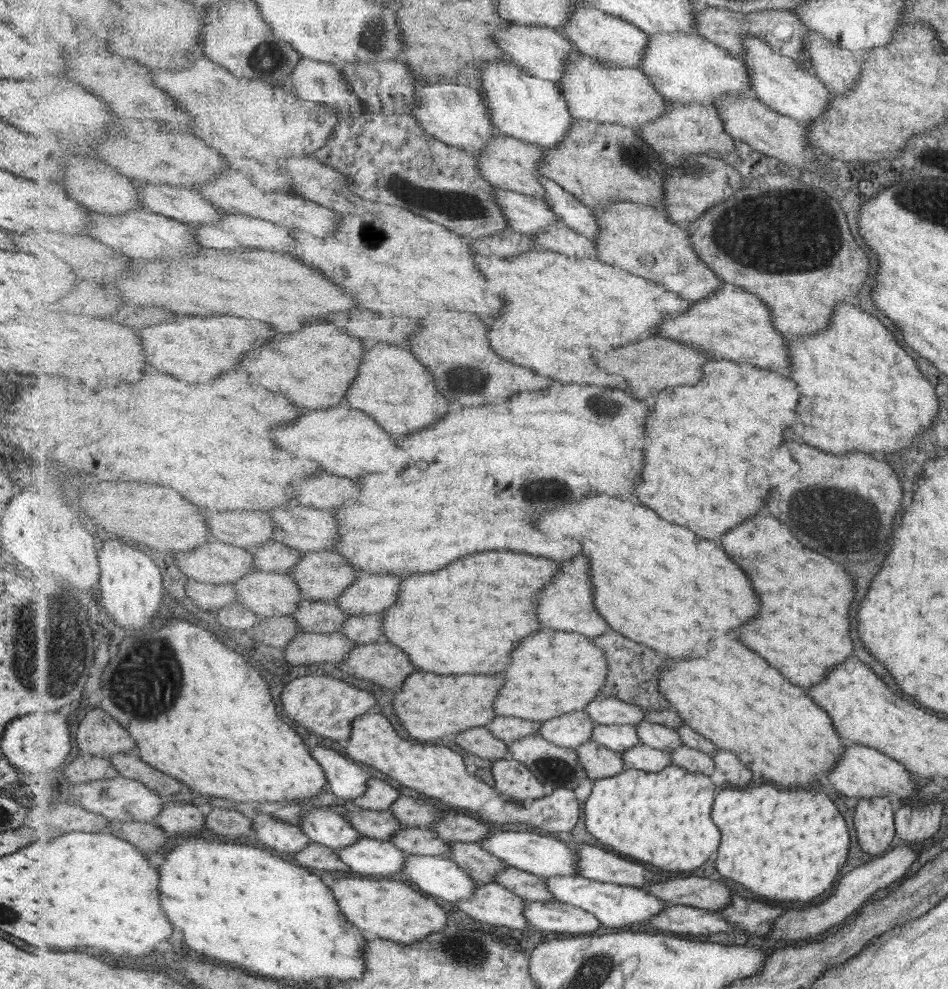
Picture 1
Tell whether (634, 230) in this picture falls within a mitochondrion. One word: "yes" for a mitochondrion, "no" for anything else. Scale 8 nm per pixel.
no

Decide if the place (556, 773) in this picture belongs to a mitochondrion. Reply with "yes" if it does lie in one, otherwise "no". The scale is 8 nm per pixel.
yes

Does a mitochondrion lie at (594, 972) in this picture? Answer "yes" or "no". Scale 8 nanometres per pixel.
yes

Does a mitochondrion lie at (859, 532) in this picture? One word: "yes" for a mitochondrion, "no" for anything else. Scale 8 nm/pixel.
yes

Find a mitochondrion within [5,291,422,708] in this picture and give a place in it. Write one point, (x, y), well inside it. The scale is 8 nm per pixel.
(42, 658)

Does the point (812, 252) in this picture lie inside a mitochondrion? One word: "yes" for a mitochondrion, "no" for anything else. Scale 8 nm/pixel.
yes

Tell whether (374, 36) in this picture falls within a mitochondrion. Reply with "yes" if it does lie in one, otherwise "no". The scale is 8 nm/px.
yes

